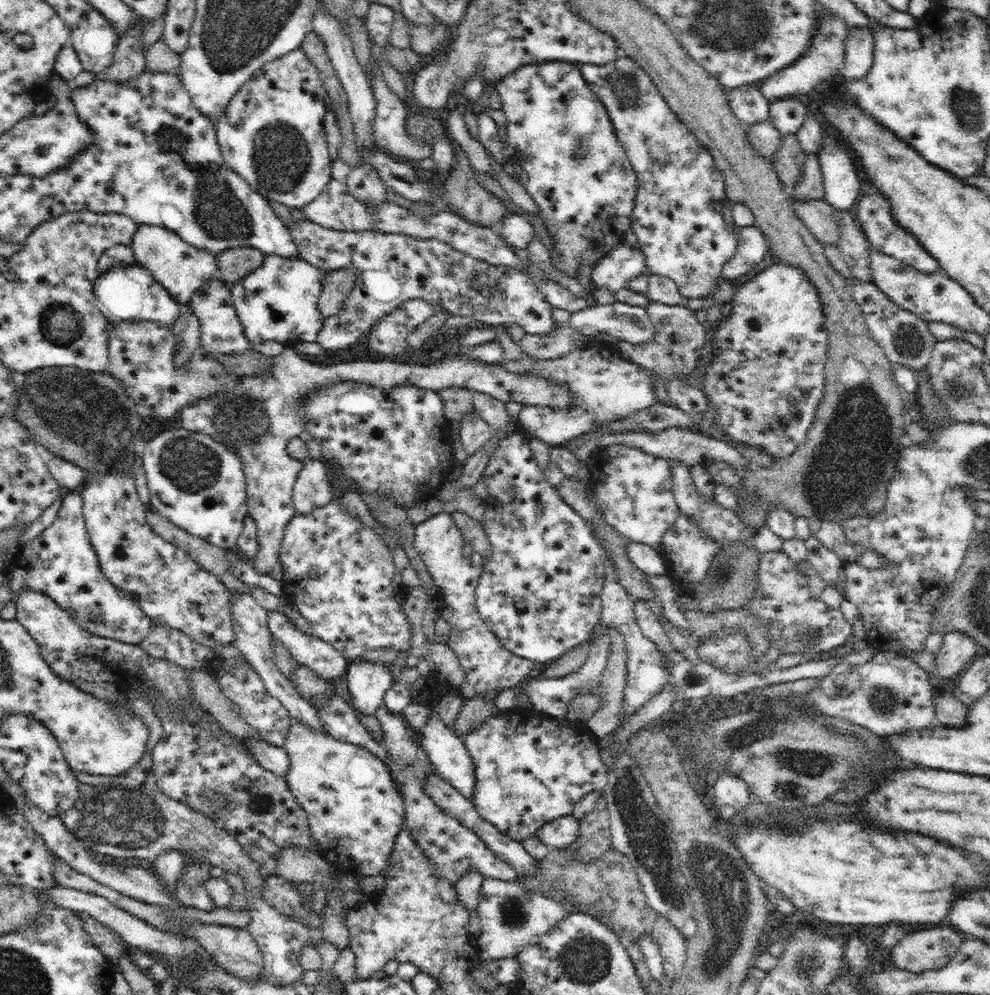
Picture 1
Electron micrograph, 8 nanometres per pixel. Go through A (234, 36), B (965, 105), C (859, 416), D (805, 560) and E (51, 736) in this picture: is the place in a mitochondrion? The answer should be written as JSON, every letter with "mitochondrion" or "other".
{"A":"mitochondrion","B":"mitochondrion","C":"mitochondrion","D":"other","E":"other"}

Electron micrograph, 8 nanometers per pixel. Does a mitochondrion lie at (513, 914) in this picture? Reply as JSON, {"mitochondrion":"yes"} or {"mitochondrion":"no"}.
{"mitochondrion":"yes"}

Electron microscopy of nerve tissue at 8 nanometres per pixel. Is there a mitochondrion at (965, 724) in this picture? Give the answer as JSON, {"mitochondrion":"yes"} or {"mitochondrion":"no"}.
{"mitochondrion":"no"}

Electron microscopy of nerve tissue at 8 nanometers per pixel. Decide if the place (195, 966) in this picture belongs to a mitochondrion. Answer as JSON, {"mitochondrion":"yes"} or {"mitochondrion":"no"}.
{"mitochondrion":"no"}

